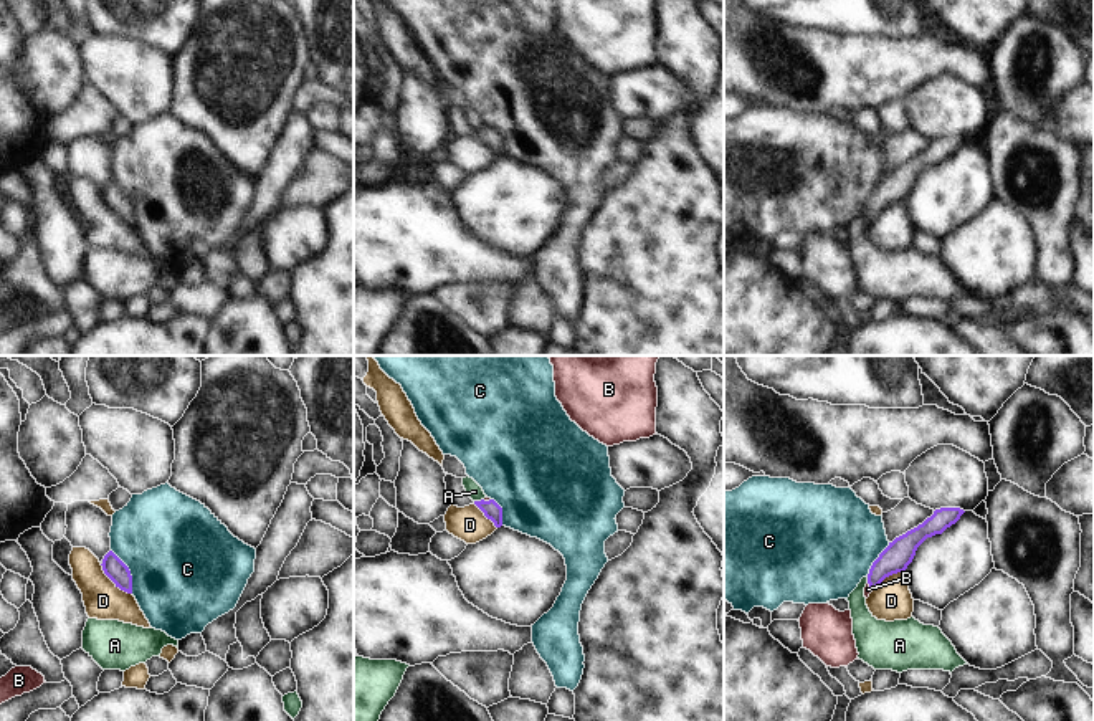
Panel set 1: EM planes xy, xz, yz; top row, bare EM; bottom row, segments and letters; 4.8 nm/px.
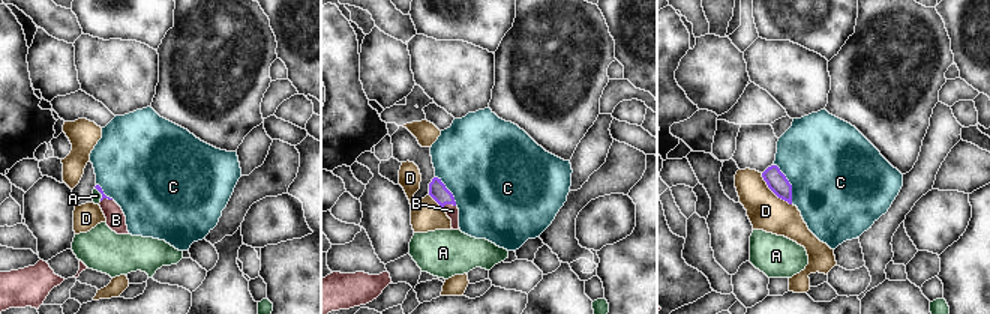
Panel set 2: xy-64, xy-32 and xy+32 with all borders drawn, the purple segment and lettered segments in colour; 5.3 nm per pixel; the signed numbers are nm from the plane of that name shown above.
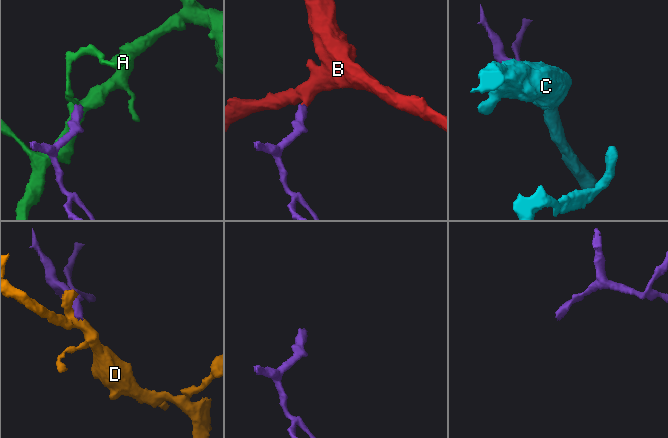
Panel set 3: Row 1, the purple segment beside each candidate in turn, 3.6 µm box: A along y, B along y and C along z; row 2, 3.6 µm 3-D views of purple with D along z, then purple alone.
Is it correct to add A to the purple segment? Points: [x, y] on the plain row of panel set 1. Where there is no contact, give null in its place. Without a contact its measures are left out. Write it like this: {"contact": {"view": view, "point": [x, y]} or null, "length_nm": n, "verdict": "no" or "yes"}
{"contact": {"view": "xz", "point": [478, 131]}, "length_nm": 50, "verdict": "no"}

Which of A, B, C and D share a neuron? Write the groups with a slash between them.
A / B / C / D

